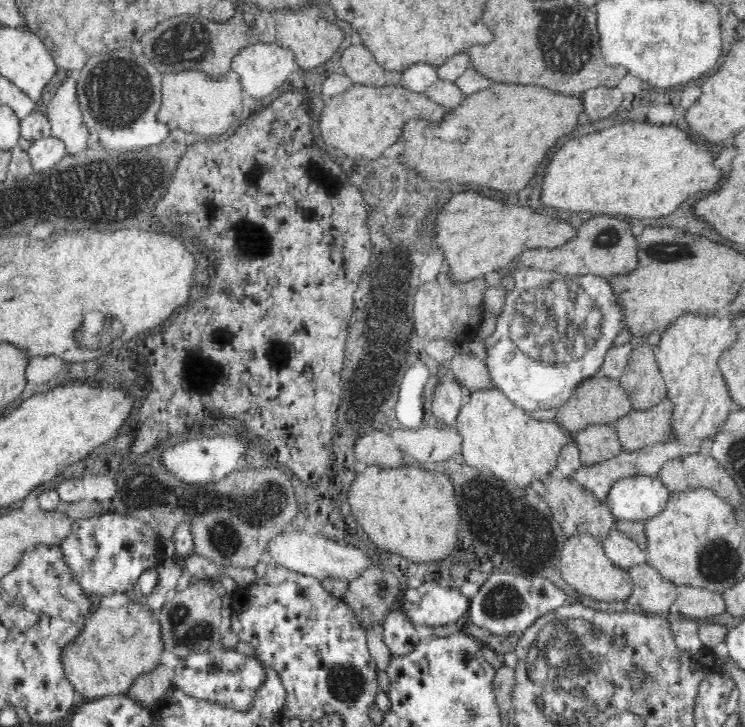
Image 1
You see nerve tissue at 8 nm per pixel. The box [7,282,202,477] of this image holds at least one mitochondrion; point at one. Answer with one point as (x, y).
(75, 343)

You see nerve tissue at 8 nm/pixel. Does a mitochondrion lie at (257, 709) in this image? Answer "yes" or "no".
no

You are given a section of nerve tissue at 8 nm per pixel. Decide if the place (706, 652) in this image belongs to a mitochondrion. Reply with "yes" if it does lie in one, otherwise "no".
no

